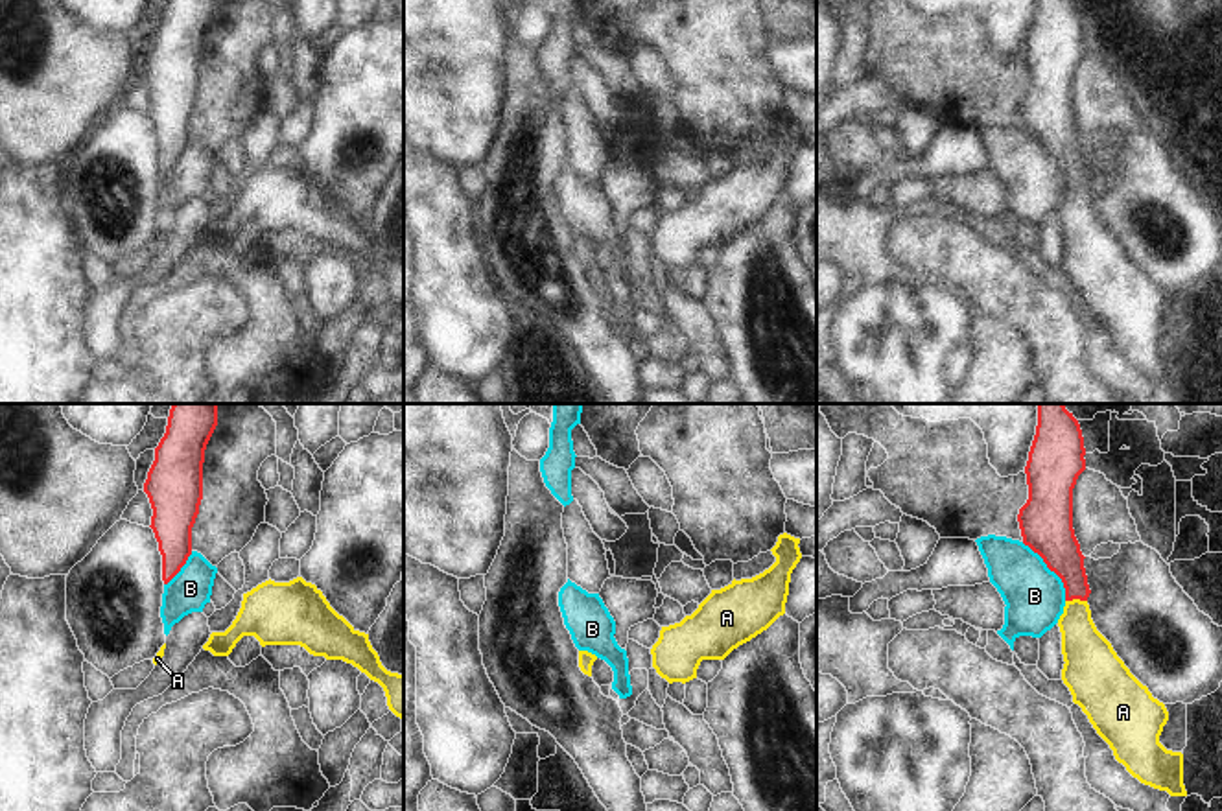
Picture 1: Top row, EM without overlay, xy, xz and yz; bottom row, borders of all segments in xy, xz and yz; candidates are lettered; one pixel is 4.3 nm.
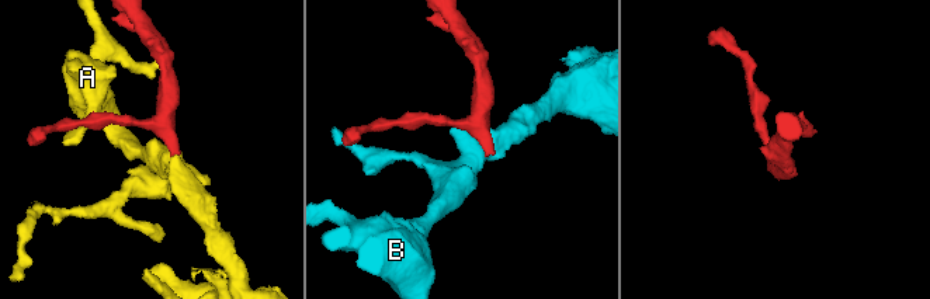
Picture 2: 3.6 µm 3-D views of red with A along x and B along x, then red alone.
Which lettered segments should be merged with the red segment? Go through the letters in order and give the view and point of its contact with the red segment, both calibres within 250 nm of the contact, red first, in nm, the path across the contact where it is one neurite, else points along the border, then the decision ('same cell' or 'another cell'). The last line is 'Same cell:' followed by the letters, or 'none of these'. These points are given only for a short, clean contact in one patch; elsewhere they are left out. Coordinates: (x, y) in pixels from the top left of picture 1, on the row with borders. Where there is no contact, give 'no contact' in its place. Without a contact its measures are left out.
A: meets red in yz at (1075, 598); 180 nm thick on the red side, 200 nm on the other; runs through yz (1057, 544), (1073, 574), (1075, 598), (1077, 629), (1086, 653); same cell
B: meets red in yz at (1051, 570); 240 nm thick on the red side, 260 nm on the other; another cell
Same cell: A

